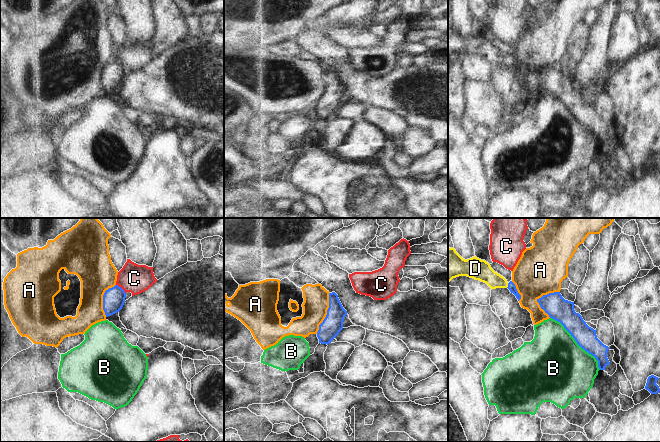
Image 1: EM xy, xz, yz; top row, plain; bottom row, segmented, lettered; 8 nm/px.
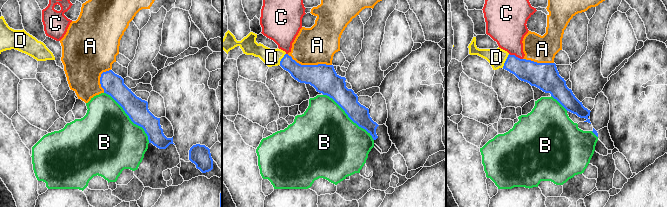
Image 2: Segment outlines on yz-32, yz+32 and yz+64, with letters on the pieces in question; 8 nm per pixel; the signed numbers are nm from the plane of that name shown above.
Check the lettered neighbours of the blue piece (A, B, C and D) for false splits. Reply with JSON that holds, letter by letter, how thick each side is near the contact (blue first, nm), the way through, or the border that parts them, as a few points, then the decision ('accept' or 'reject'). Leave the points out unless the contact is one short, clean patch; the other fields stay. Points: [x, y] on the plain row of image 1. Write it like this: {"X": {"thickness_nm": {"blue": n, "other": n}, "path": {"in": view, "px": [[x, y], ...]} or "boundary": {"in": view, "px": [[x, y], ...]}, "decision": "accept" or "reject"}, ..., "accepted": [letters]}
{"A": {"thickness_nm": {"blue": 190, "other": 380}, "decision": "reject"}, "B": {"thickness_nm": {"blue": 170, "other": 500}, "decision": "reject"}, "C": {"thickness_nm": {"blue": 180, "other": 240}, "boundary": {"in": "xy", "px": [[116, 60], [125, 69]]}, "decision": "reject"}, "D": {"thickness_nm": {"blue": 60, "other": 160}, "path": {"in": "yz", "px": [[511, 62], [508, 61], [493, 56], [481, 46]]}, "decision": "accept"}, "accepted": ["D"]}

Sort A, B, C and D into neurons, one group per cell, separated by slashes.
A / B / C / D

